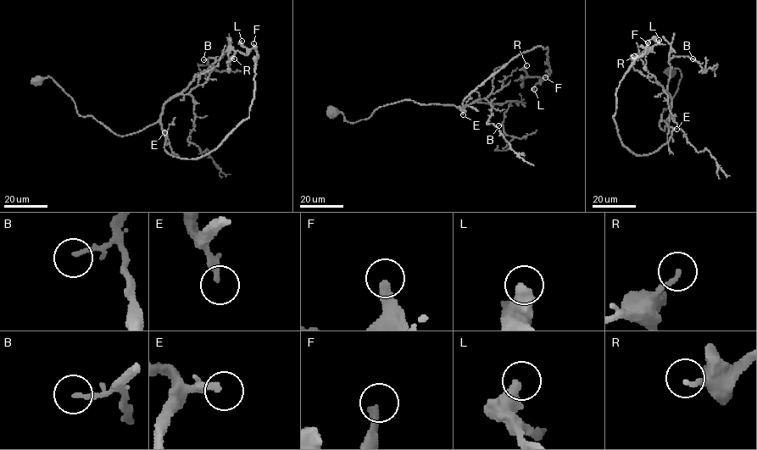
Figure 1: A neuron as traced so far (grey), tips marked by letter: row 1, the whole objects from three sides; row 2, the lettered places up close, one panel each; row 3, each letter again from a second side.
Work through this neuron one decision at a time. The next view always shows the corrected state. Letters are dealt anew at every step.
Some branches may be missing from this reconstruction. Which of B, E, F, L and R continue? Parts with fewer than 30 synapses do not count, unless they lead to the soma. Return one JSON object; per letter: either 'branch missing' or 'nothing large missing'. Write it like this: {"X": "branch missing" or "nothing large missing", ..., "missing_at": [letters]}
{"B": "nothing large missing", "E": "branch missing", "F": "branch missing", "L": "nothing large missing", "R": "nothing large missing", "missing_at": ["E", "F"]}

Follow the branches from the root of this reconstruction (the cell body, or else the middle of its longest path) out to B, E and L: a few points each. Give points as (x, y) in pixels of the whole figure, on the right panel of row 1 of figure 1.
B: (668, 73), (678, 69), (681, 78), (660, 117), (664, 130), (671, 108), (667, 91), (669, 60), (692, 58)
E: (668, 73), (678, 69), (681, 78), (659, 126), (665, 130), (668, 117), (669, 126), (676, 129)
L: (668, 73), (681, 78), (659, 121), (670, 139), (637, 155), (614, 120), (615, 89), (659, 40)

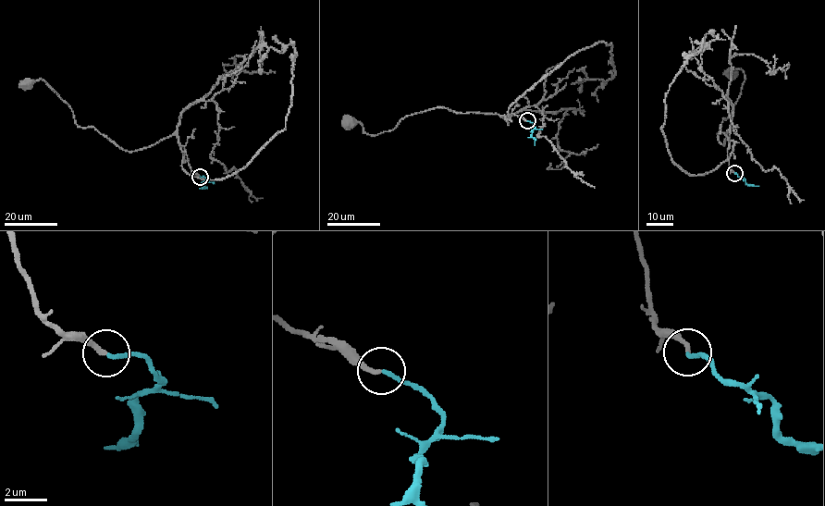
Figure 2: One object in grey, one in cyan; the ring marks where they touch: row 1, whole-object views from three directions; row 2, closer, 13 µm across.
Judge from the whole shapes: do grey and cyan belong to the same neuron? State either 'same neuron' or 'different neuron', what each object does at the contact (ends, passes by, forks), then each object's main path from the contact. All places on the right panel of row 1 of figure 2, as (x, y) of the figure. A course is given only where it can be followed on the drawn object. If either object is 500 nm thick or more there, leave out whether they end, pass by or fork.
same neuron | grey ends | cyan ends | grey via (734, 173), (728, 159), (729, 129), (723, 144), (718, 134), (739, 96), (744, 74), (734, 69), (729, 75) | cyan via (734, 173), (746, 183), (758, 186)

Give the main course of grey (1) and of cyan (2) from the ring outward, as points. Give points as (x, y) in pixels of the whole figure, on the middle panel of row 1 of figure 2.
1: (527, 120), (515, 114), (436, 107), (408, 115), (392, 129), (375, 135), (348, 120)
2: (527, 120), (535, 127), (532, 131), (534, 144)

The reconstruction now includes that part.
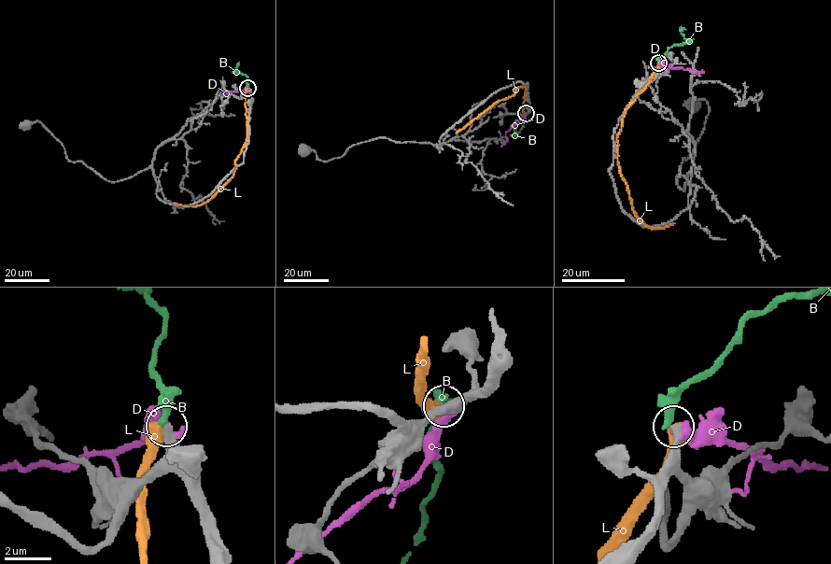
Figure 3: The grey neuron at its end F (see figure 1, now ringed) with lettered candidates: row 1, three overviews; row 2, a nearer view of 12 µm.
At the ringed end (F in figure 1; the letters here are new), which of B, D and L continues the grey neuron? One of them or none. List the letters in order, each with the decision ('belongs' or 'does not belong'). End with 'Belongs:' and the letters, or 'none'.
B: does not belong
D: does not belong
L: does not belong
Belongs: none

